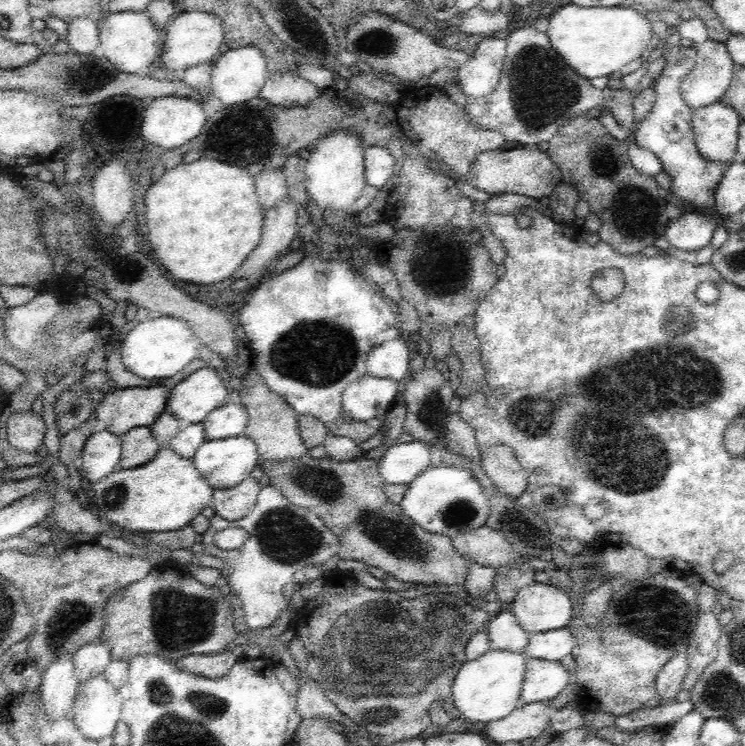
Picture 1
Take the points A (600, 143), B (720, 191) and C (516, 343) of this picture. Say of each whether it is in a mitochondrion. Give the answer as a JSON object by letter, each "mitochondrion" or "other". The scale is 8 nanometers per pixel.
{"A":"mitochondrion","B":"other","C":"other"}

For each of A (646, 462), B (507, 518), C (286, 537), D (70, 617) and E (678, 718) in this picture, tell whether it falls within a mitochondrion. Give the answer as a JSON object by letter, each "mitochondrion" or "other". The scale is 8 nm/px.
{"A":"mitochondrion","B":"mitochondrion","C":"mitochondrion","D":"mitochondrion","E":"other"}

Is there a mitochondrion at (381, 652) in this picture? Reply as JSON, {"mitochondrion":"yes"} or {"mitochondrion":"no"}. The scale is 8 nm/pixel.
{"mitochondrion":"yes"}

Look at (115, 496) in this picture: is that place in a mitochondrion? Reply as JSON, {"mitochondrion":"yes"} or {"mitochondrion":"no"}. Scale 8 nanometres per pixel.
{"mitochondrion":"yes"}

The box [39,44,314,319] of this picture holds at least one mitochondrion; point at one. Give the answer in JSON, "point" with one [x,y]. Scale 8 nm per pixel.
{"point":[66,78]}

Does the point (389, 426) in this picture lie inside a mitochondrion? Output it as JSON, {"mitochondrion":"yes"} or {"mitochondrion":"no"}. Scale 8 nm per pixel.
{"mitochondrion":"no"}

